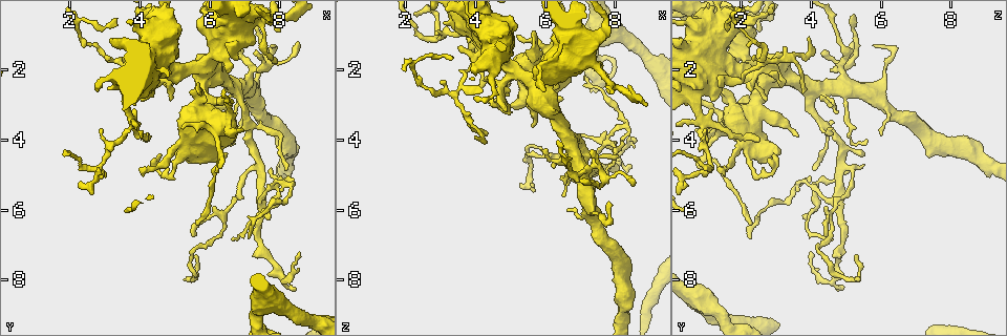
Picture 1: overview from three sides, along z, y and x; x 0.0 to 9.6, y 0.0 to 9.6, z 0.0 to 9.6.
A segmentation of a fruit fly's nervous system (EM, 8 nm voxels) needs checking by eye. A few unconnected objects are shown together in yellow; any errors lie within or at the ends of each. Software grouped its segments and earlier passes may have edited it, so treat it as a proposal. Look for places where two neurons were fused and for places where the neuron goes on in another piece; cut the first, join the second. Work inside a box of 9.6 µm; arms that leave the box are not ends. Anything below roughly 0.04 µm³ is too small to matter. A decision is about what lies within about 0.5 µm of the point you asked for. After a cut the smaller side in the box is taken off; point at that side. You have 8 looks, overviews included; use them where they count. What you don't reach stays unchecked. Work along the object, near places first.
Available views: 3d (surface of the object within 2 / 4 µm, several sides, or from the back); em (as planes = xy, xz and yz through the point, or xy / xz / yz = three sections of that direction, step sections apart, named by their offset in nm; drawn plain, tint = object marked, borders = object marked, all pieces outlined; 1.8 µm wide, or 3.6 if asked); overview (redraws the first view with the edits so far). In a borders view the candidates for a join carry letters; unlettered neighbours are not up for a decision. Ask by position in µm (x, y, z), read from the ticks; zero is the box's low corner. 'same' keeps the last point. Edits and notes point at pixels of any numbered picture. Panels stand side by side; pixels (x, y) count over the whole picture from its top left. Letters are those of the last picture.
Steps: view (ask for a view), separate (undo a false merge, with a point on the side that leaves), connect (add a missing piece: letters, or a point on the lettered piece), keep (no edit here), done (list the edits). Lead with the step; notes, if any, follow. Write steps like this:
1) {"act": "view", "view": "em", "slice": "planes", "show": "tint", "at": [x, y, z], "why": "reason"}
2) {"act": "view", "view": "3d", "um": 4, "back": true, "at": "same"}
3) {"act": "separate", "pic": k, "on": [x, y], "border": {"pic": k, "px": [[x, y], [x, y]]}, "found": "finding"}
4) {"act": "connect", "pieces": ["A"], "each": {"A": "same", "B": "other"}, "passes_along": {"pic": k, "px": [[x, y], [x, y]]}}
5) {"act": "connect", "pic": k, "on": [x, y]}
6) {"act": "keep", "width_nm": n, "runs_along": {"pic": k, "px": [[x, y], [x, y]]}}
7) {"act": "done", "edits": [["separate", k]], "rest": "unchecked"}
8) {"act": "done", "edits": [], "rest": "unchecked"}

{"act": "view", "view": "em", "um": 3.6, "slice": "yz", "step": 8, "show": "tint", "at": [7.30, 0.70, 1.85], "why": "calibre changes"}

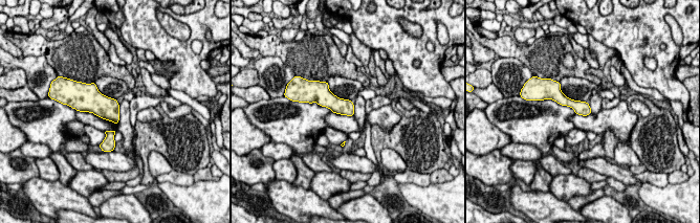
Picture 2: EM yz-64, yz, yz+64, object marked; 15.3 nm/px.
{"act": "view", "view": "em", "um": 3.6, "slice": "planes", "show": "tint", "at": "same", "why": "another direction"}

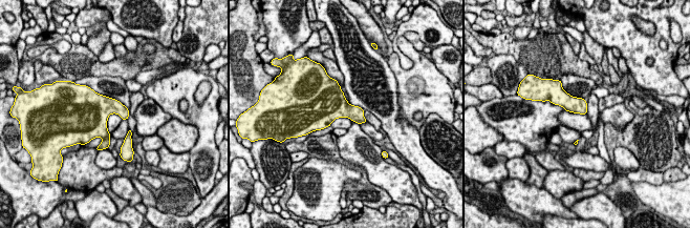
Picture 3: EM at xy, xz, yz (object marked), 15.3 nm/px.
{"act": "view", "view": "em", "um": 3.6, "slice": "planes", "show": "borders", "at": "same"}

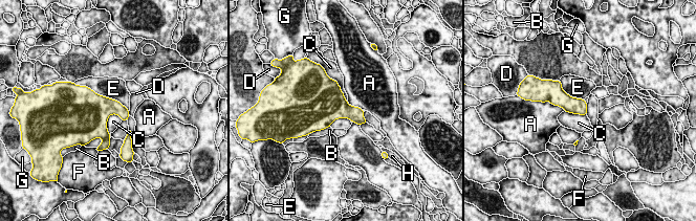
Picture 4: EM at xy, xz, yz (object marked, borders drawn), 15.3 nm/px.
{"act": "keep", "width_nm": 260, "longest_contact_nm": ["E", 750], "each": {"A": "other", "B": "other", "C": "other", "D": "other", "E": "other", "F": "other", "G": "other", "H": "other"}, "found": "continuous, no second neuron"}

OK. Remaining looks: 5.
{"act": "view", "view": "3d", "um": 4, "at": [5.80, 2.25, 2.65]}

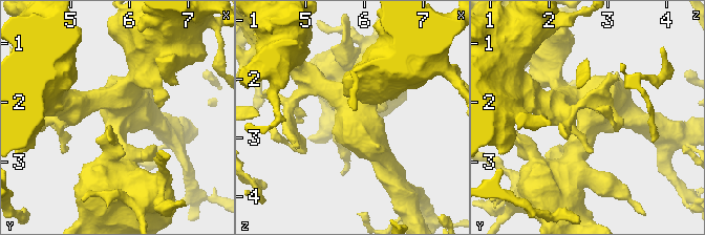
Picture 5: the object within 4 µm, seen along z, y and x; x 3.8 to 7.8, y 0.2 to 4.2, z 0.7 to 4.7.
{"act": "view", "view": "em", "slice": "planes", "show": "borders", "at": [5.80, 2.20, 2.60], "arms": 4, "why": "need the tissue"}

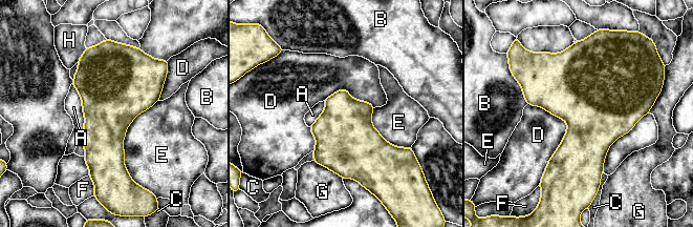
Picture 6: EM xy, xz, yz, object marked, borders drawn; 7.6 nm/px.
{"act": "keep", "each": {"A": "other", "B": "other", "C": "other", "D": "other", "E": "other", "F": "other", "G": "other", "H": "other"}, "border": {"pic": 6, "px": [[527, 103], [566, 123], [541, 177]]}, "found": "all the same neuron"}

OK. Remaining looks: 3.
{"act": "view", "view": "3d", "um": 4, "back": true, "at": [6.20, 3.80, 1.35], "why": "thick turns thin"}

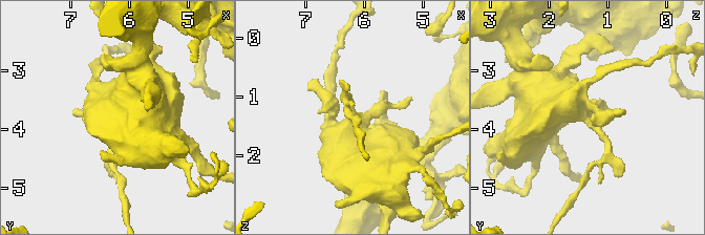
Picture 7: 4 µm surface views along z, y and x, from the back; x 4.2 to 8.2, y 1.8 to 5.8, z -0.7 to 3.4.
{"act": "view", "view": "em", "um": 3.6, "slice": "planes", "show": "tint", "at": [6.20, 3.90, 1.30], "why": "now the EM"}

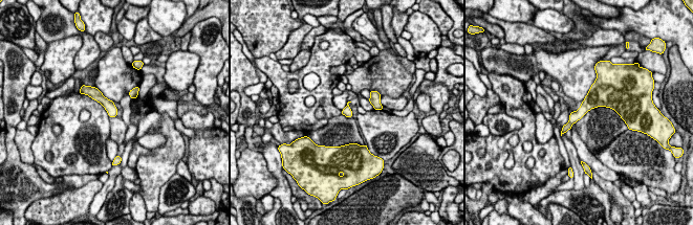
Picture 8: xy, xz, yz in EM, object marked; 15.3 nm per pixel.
{"act": "view", "view": "em", "um": 3.6, "slice": "planes", "show": "borders", "at": "same", "why": "see the neighbours"}

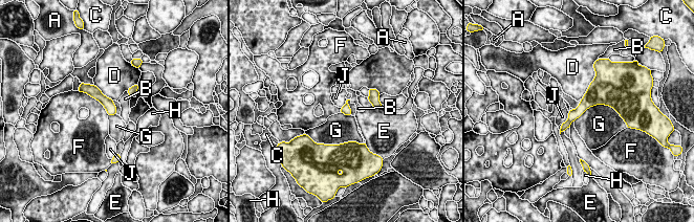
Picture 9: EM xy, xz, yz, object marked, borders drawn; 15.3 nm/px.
{"act": "keep", "width_nm": 140, "each": {"A": "other", "B": "other", "C": "other", "D": "other", "E": "other", "F": "other", "G": "other", "H": "other", "J": "other"}, "border": {"pic": 9, "px": [[616, 111], [593, 105], [573, 120]]}, "found": "continuous, no second neuron"}

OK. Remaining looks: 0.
{"act": "done", "edits": [], "rest": "unchecked"}

